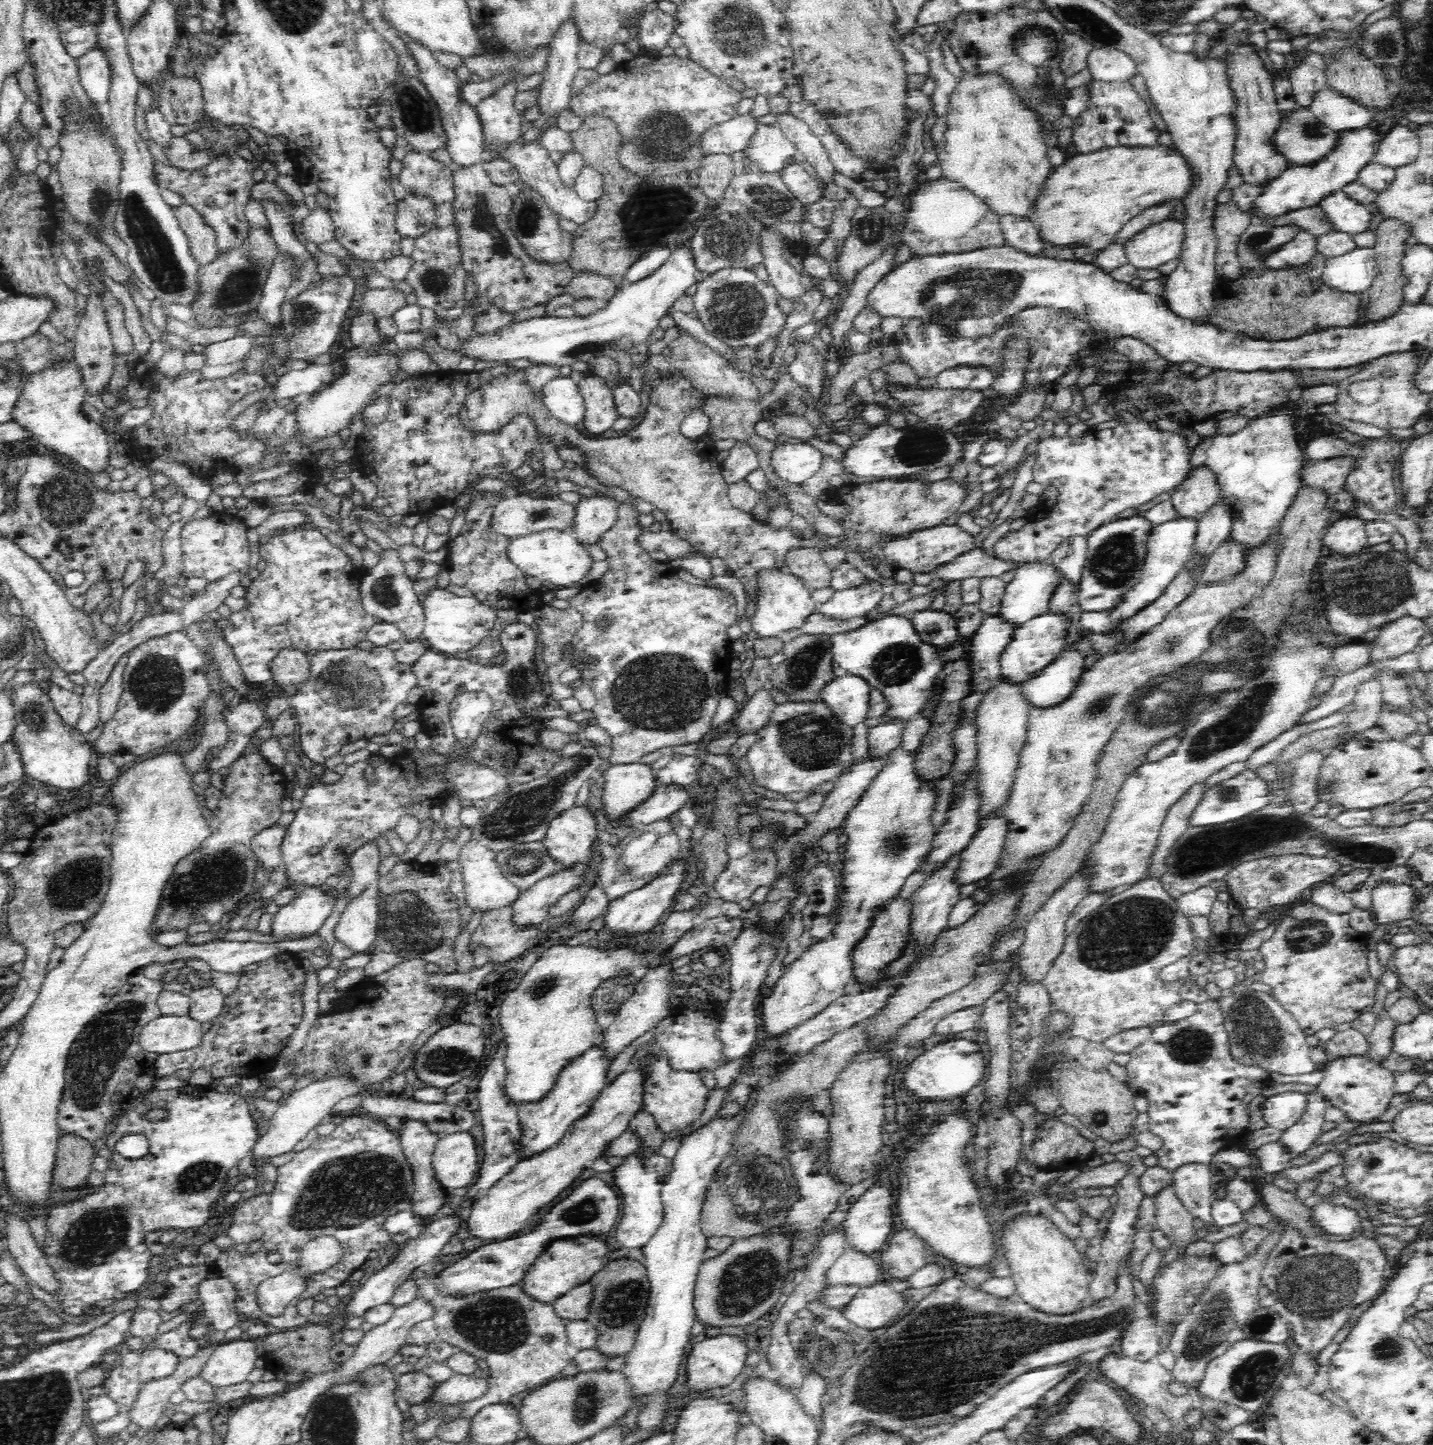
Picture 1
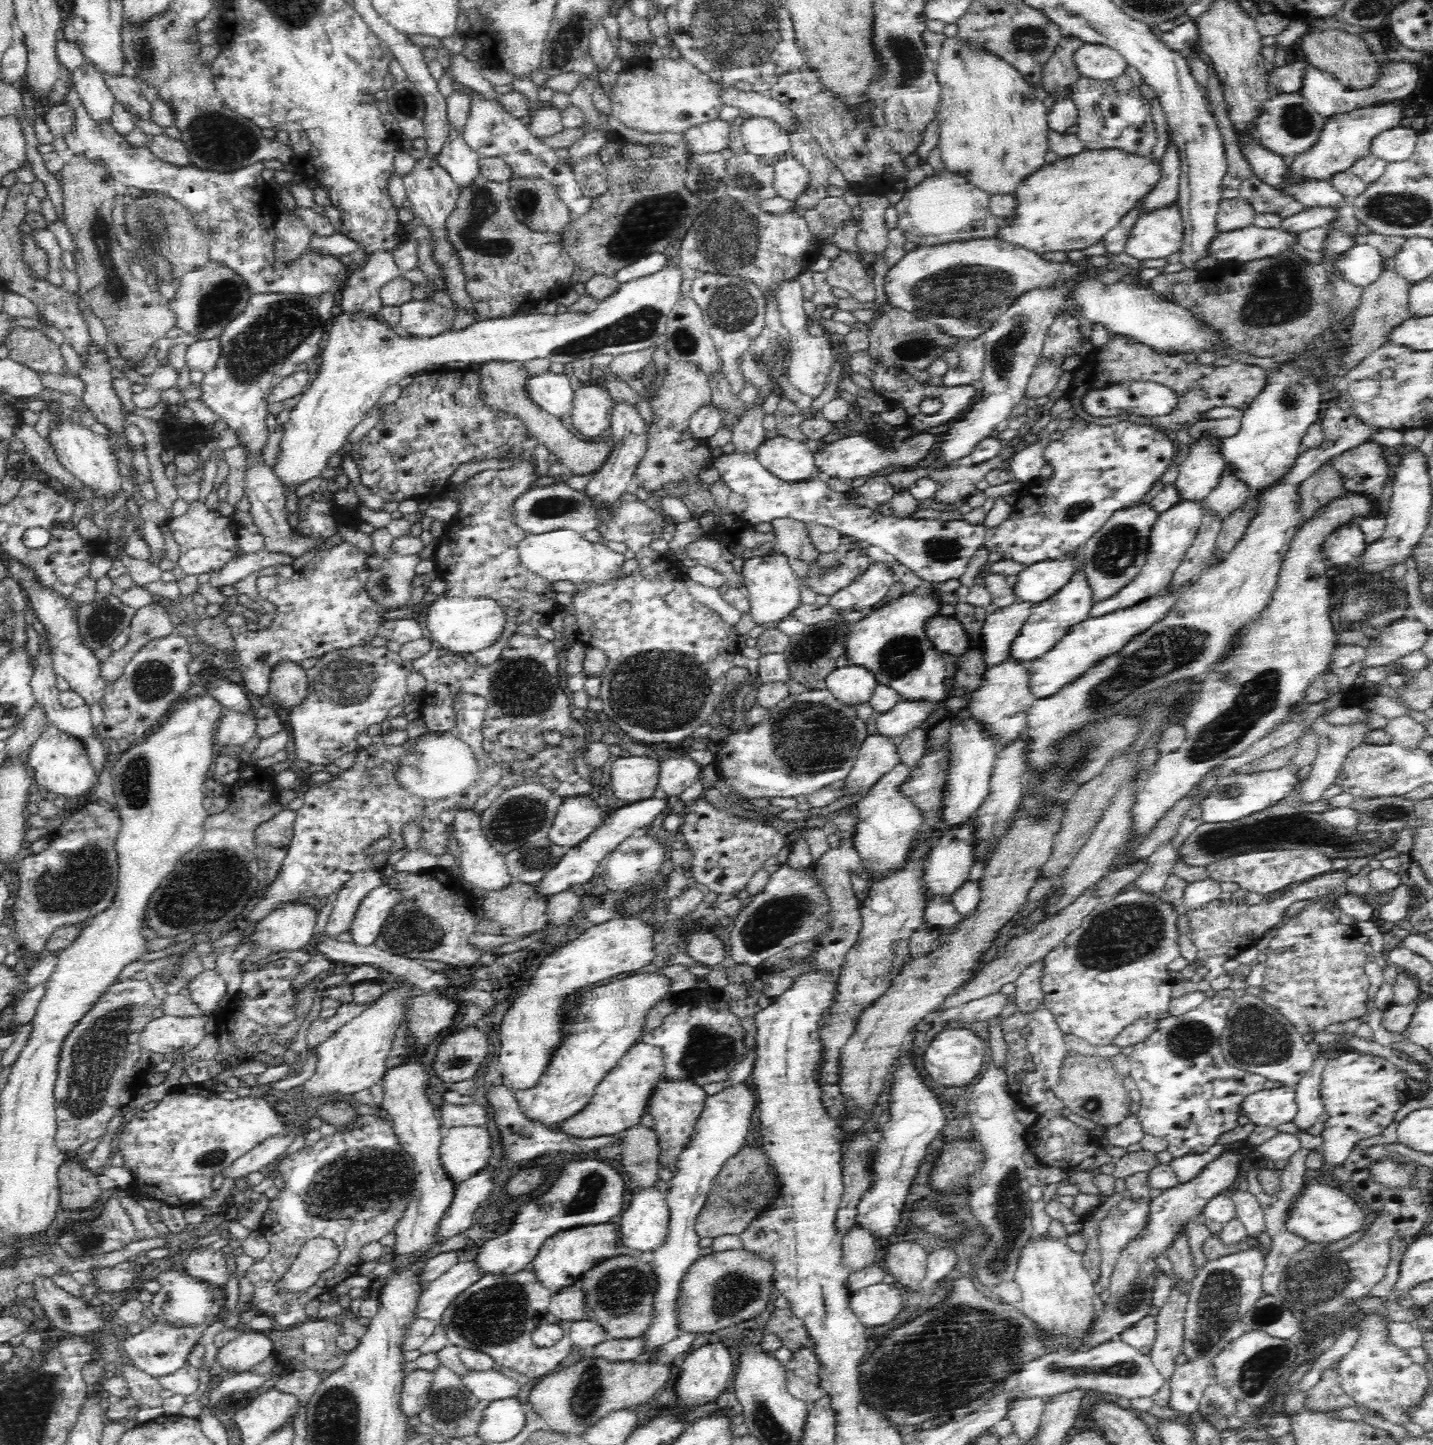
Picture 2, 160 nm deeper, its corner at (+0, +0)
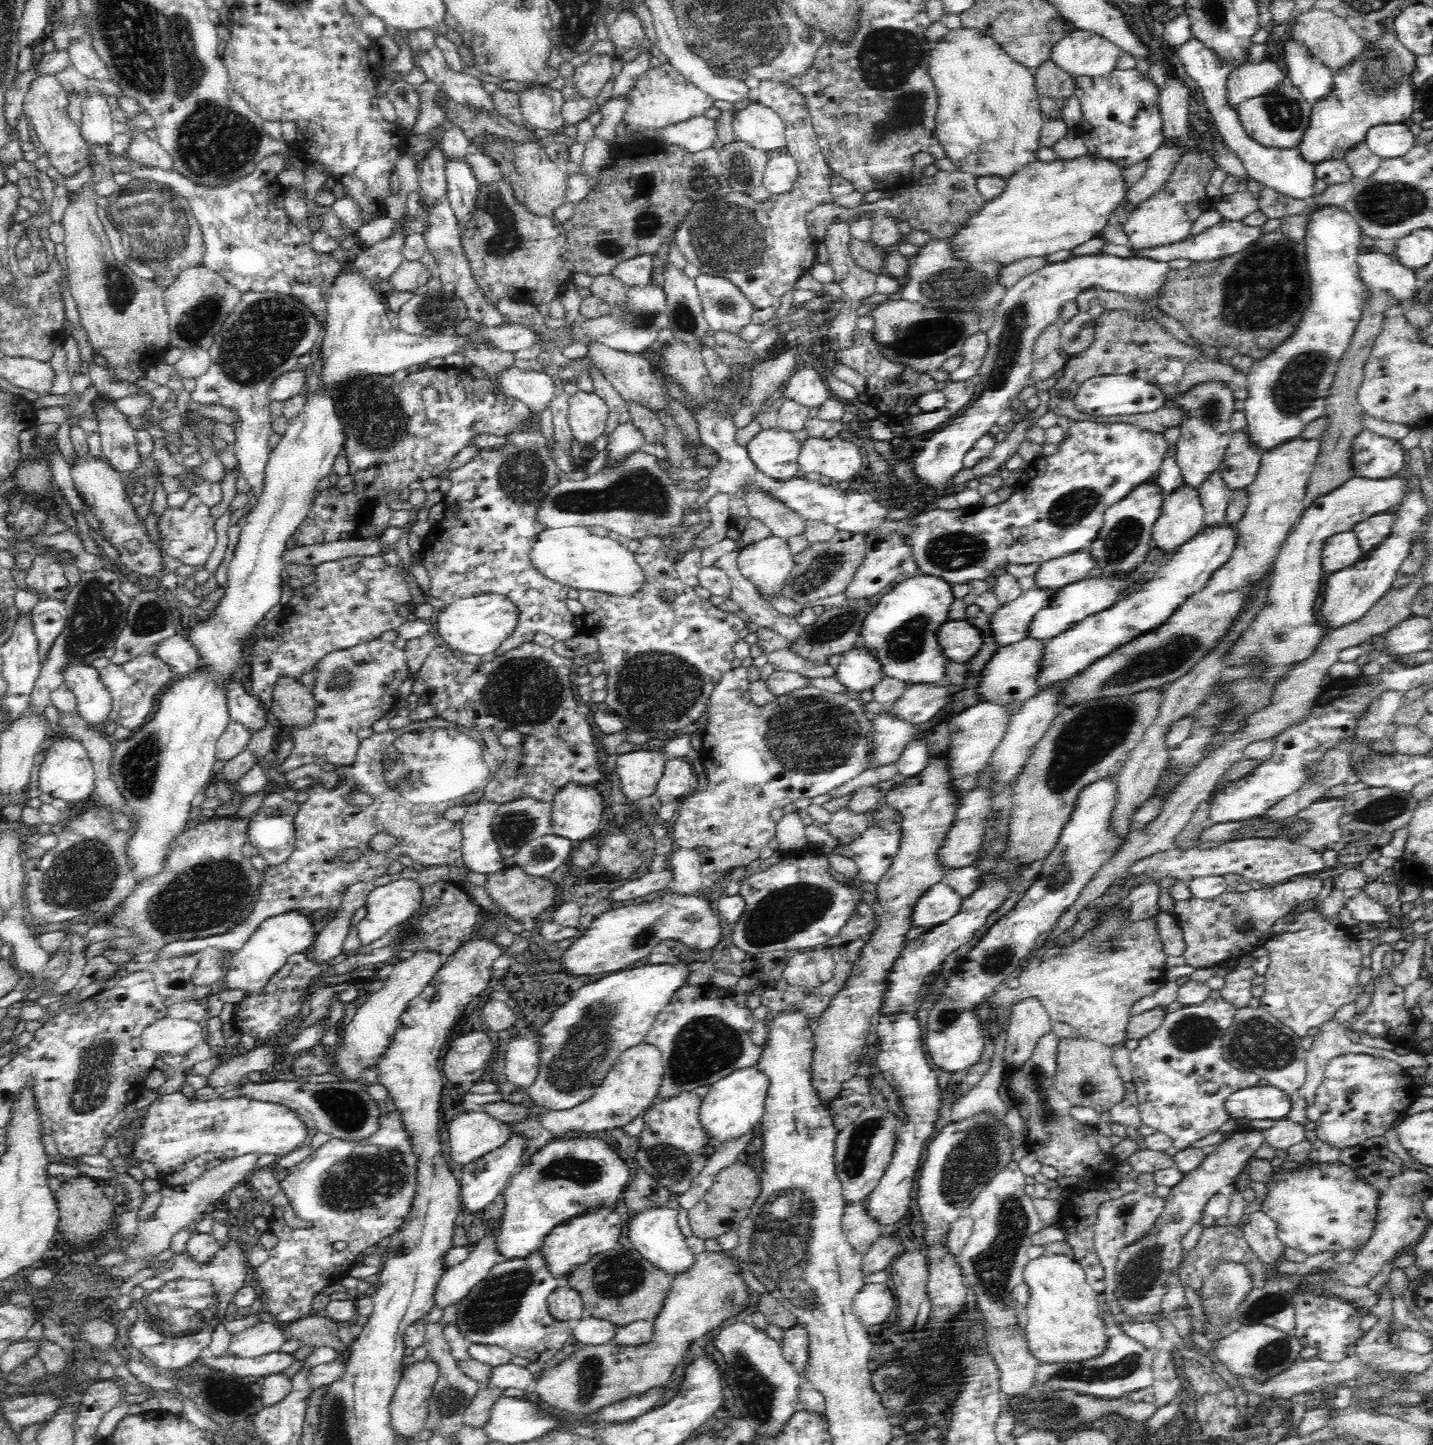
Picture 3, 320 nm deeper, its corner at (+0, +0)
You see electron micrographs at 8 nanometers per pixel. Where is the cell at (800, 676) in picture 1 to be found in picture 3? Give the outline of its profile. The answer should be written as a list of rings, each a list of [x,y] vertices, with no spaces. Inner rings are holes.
[[[844,600],[840,605],[826,607],[824,612],[816,618],[816,622],[810,626],[805,626],[804,634],[791,642],[788,648],[814,666],[822,666],[828,662],[830,656],[835,654],[843,656],[859,645],[860,628],[862,628],[864,618],[872,610],[873,606],[869,601]]]

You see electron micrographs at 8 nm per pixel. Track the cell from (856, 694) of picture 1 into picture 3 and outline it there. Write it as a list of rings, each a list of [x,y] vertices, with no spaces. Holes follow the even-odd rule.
[[[858,645],[842,656],[833,676],[849,694],[858,697],[864,690],[872,690],[883,677],[883,672],[872,653]]]

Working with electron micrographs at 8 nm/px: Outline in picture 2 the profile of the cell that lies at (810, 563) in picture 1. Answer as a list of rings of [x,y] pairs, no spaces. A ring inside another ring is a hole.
[[[776,518],[770,524],[776,531],[775,552],[783,554],[790,562],[800,560],[808,567],[814,567],[819,562],[820,552],[812,544],[802,522],[791,518]]]

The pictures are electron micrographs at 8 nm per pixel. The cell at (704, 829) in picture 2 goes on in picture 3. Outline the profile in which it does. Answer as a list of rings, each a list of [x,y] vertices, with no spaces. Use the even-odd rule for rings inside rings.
[[[740,666],[732,670],[728,670],[724,674],[720,684],[716,684],[714,692],[712,692],[711,702],[707,705],[708,723],[702,733],[702,748],[700,752],[700,760],[703,763],[705,776],[707,778],[707,788],[703,791],[694,790],[690,792],[678,806],[678,818],[673,827],[674,847],[684,849],[686,851],[698,851],[702,853],[700,876],[706,884],[724,885],[726,876],[730,876],[734,870],[738,868],[746,868],[750,862],[758,859],[760,852],[764,848],[768,848],[768,842],[776,836],[776,823],[770,819],[769,814],[774,808],[783,808],[786,804],[794,802],[797,798],[814,798],[820,794],[828,793],[852,778],[856,778],[861,772],[867,768],[867,738],[865,736],[872,726],[871,716],[866,712],[864,704],[849,693],[834,693],[828,690],[818,689],[806,685],[804,688],[793,690],[788,694],[776,697],[766,707],[754,707],[750,701],[748,692],[749,681],[747,679],[746,667]]]

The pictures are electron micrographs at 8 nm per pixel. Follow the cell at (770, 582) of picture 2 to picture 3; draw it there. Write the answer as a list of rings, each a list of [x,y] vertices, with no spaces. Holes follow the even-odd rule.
[[[768,536],[739,551],[737,566],[768,603],[785,597],[785,585],[795,566],[786,540]]]

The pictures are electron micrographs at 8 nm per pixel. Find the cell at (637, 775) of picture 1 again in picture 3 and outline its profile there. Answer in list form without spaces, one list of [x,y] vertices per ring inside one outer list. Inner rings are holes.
[[[638,747],[630,753],[619,755],[615,770],[625,798],[645,802],[647,797],[655,794],[666,761],[660,750],[648,747]]]

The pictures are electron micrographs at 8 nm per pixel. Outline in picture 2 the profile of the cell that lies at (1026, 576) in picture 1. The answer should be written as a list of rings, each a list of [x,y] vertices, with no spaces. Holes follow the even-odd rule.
[[[1072,558],[1036,562],[1025,566],[1014,584],[1016,602],[1036,607],[1052,599],[1072,578],[1077,562]]]

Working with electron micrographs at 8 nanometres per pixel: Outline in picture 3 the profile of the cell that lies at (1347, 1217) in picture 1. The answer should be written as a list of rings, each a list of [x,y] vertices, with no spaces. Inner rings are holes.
[[[1341,1161],[1332,1164],[1310,1162],[1283,1166],[1275,1172],[1270,1185],[1266,1185],[1268,1193],[1262,1202],[1261,1209],[1277,1224],[1277,1237],[1290,1248],[1301,1250],[1308,1255],[1324,1251],[1339,1253],[1340,1251],[1360,1250],[1367,1243],[1375,1226],[1378,1195],[1372,1187],[1358,1179],[1358,1174],[1351,1171]]]

